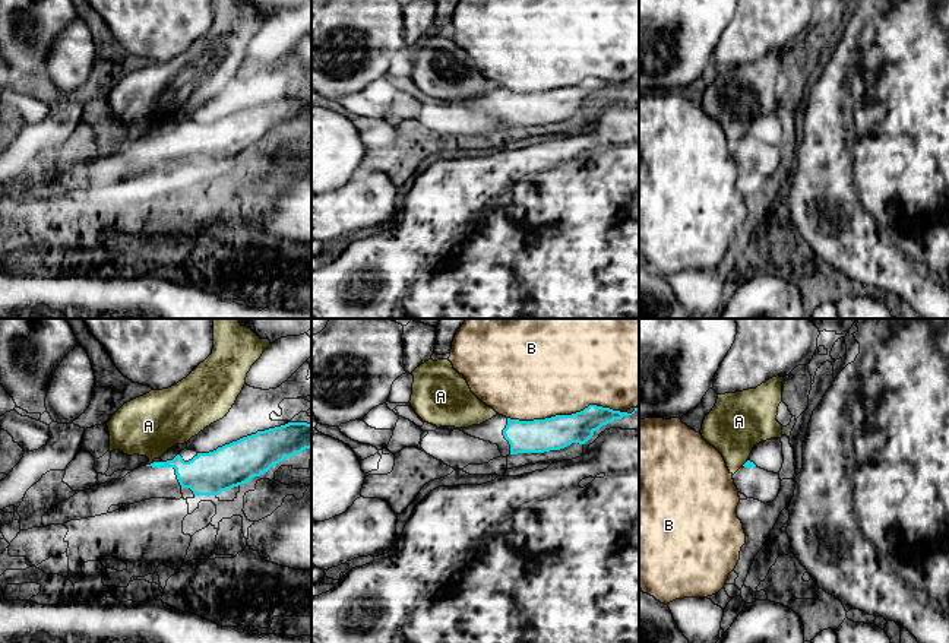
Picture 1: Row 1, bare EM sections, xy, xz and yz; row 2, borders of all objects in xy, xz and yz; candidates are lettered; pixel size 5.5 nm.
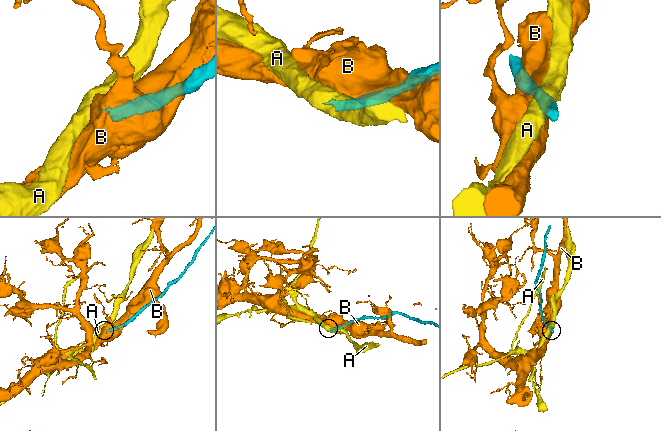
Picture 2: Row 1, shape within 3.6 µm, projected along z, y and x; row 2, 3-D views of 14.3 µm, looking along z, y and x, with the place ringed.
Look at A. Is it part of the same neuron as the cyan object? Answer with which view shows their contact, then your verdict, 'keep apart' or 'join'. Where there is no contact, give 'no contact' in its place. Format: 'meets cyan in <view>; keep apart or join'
meets cyan in xy; keep apart

